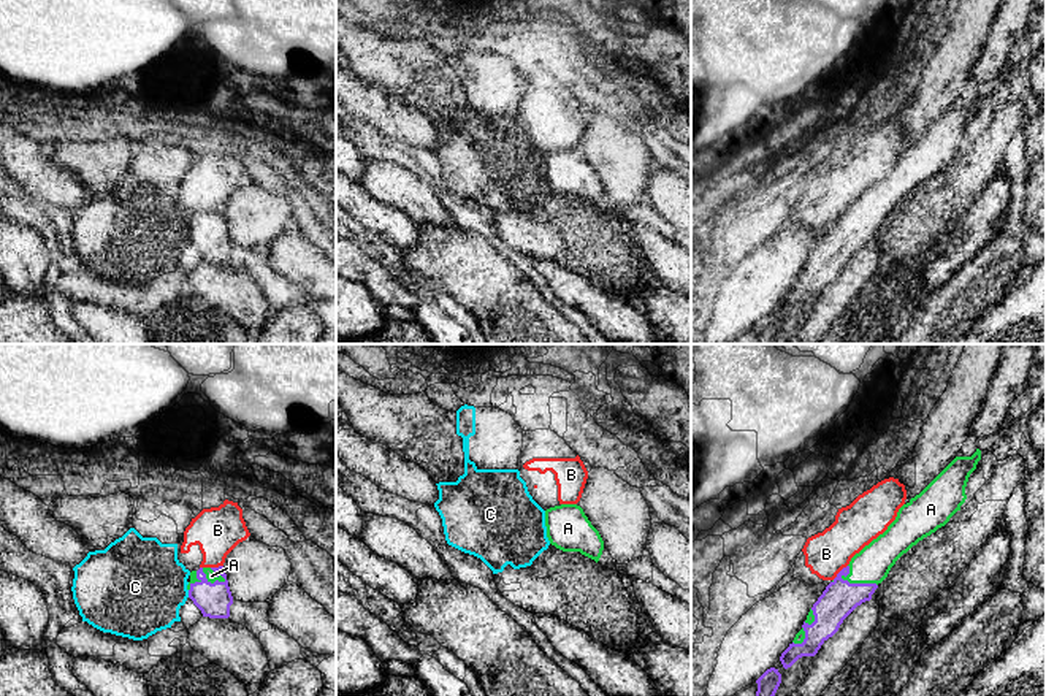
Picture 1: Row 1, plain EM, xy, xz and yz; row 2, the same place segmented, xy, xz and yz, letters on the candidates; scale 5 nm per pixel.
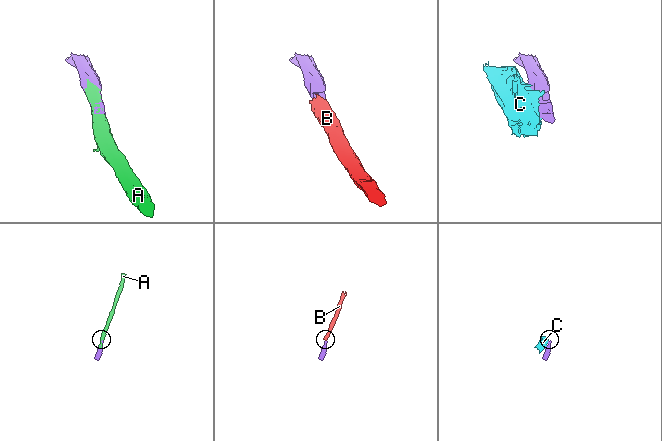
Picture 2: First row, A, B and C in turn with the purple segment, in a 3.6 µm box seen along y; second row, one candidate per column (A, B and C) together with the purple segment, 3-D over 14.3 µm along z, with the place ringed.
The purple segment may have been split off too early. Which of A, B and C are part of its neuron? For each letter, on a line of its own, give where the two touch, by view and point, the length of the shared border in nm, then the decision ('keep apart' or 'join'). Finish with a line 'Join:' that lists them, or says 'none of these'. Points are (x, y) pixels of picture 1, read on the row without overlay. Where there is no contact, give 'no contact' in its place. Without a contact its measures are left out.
A: contact yz (859, 229); length 200 nm; join
B: contact yz (839, 217); length 110 nm; keep apart
C: contact xy (189, 238); length 40 nm; keep apart
Join: A

